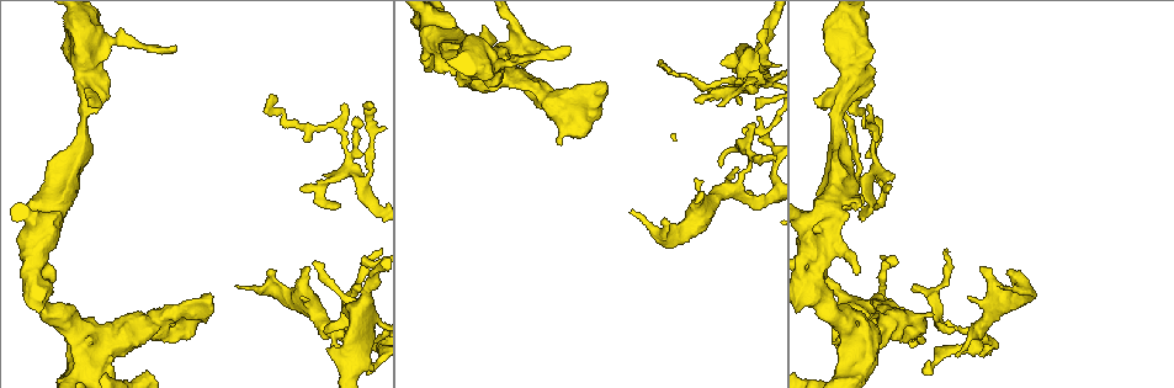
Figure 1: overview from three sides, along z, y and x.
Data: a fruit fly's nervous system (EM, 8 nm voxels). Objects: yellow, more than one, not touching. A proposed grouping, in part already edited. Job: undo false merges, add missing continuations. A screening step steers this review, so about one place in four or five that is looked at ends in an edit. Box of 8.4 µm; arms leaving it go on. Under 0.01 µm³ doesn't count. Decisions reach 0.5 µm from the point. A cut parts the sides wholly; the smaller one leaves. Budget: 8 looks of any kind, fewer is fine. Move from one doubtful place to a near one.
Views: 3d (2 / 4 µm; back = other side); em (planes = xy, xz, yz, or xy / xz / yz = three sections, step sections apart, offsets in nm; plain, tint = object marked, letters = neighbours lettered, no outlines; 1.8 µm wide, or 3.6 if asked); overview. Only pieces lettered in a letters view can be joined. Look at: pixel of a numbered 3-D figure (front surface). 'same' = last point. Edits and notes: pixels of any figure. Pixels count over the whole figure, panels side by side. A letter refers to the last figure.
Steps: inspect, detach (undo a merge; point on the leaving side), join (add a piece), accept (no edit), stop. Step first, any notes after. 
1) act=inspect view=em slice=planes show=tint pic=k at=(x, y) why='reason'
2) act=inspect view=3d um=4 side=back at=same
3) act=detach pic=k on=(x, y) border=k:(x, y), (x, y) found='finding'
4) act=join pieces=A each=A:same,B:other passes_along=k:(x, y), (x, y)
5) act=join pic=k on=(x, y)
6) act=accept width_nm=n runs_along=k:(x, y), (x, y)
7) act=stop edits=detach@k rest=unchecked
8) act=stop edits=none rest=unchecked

act=inspect view=em slice=planes show=letters pic=1 at=(743, 88) why='four-way junction'

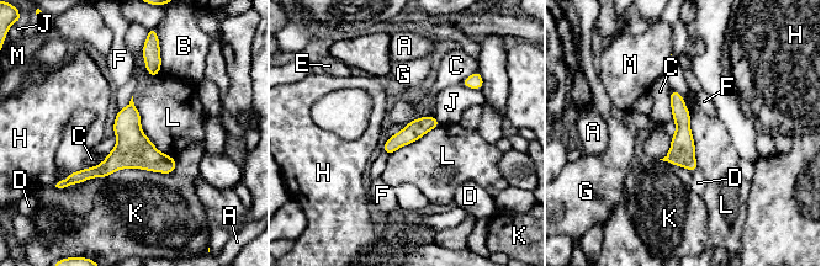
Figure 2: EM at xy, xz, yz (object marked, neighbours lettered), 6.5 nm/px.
act=accept longest_contact=K:750nm each=A:other,B:other,C:other,D:other,E:other,F:other,G:other,H:other,J:other,K:other,L:other,M:other found='continuous, no second neuron'

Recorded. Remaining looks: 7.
act=inspect view=em slice=xz step=4 show=letters pic=1 at=(661, 220) why='an open end'

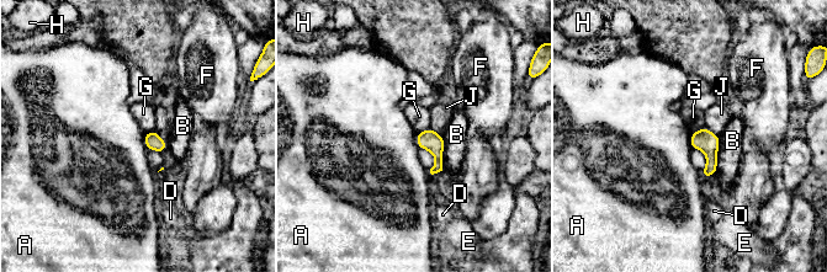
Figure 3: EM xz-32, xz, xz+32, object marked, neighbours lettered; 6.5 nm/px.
act=accept each=A:other,B:other,D:other,E:other,F:other,G:other,H:other,J:other border=3:(693, 132), (690, 137), (692, 148) found='none of them fits'

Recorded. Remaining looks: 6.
act=inspect view=3d um=2 pic=1 at=(741, 99) why='thin end'

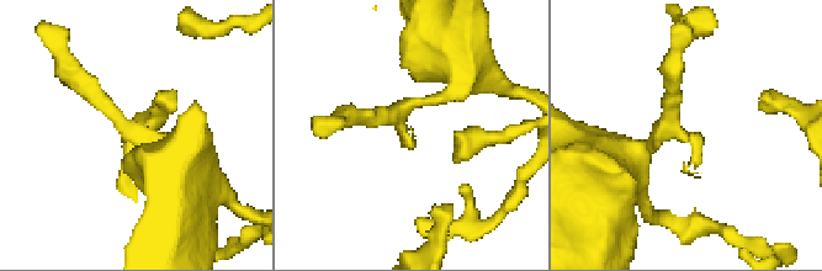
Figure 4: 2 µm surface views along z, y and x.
act=inspect view=em slice=planes show=letters pic=4 at=(407, 131) why='need the tissue'

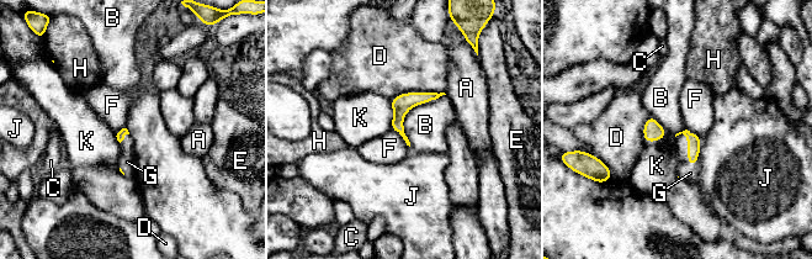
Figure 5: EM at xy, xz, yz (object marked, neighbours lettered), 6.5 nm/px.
act=accept longest_contact=B:420nm each=A:other,B:other,C:other,D:other,E:other,F:other,G:other,H:other,J:other,K:other runs_along=5:(434, 95), (412, 99), (394, 126) found='no lettered piece goes on from it'

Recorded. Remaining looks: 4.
act=inspect view=em slice=xz step=4 show=letters pic=1 at=(818, 245) why='narrows sharply'

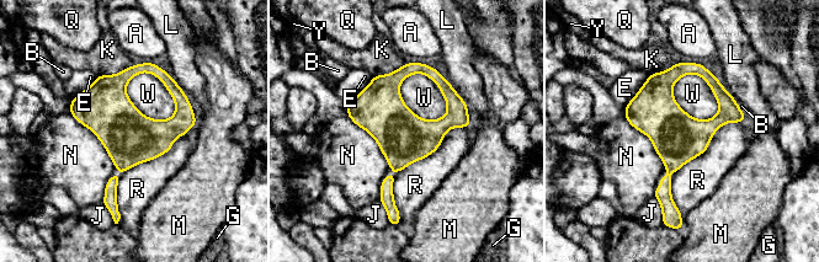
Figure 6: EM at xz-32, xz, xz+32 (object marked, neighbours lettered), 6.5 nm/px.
act=inspect view=em slice=planes show=letters at=same why='cut it another way'

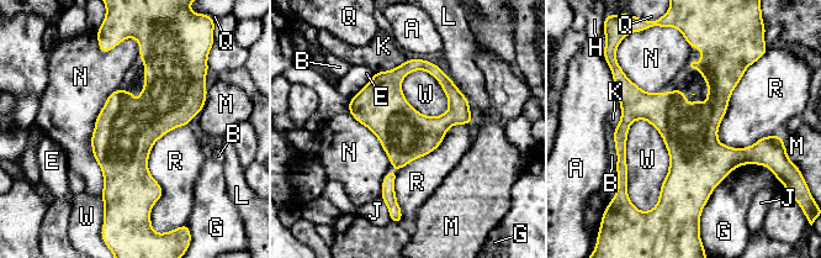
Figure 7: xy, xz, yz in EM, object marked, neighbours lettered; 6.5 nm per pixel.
act=accept each=A:other,B:other,E:other,G:other,H:other,J:other,K:other,L:other,M:other,N:other,Q:other,R:other,W:other runs_along=7:(423, 62), (393, 80), (390, 201) found='all the same neuron'

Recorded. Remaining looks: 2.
act=stop edits=none rest=unchecked

